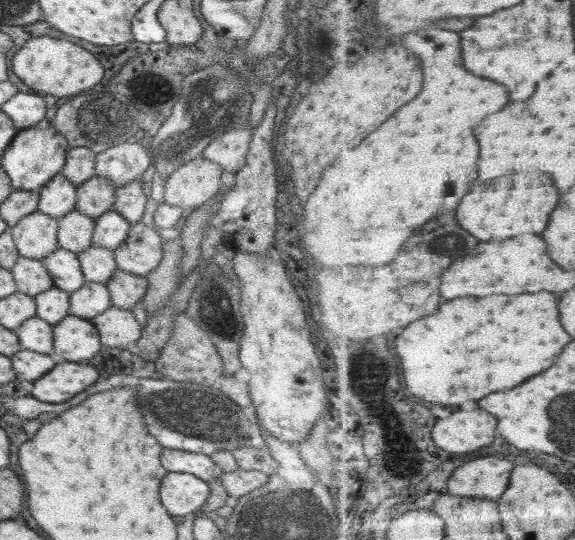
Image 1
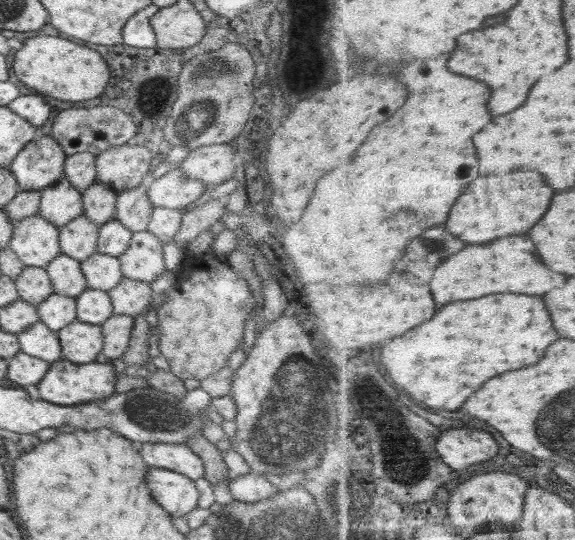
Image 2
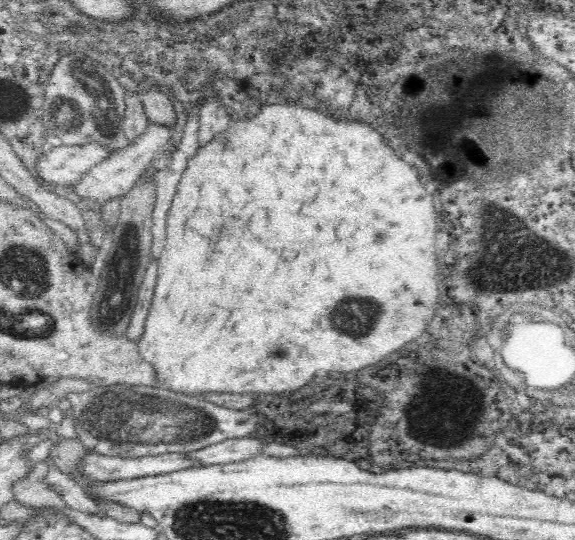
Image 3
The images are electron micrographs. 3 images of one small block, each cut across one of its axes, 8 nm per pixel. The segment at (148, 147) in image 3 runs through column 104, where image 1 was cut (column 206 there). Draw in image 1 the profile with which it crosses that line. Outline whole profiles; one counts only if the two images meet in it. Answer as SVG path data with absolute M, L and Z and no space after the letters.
M201 157L186 162L166 177L165 202L182 209L194 210L207 201L223 186L220 165Z

